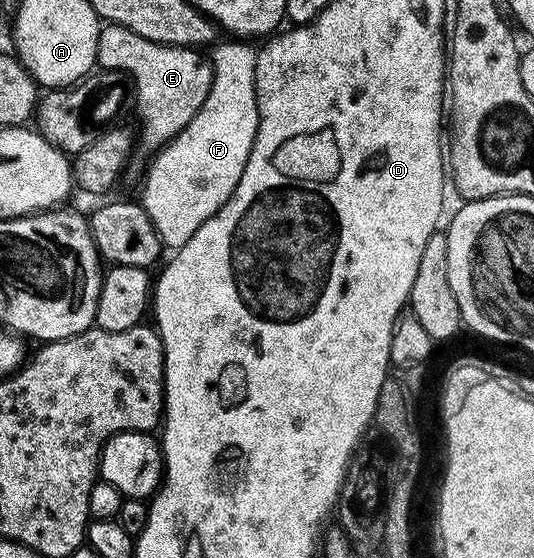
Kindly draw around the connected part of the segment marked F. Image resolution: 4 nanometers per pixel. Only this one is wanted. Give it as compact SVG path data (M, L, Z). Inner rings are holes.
M220 42L211 49L210 63L212 66L212 89L210 98L206 98L206 106L186 126L181 136L176 137L172 143L167 144L159 152L155 153L152 165L148 168L148 177L144 180L144 197L142 203L147 210L160 239L169 249L178 250L222 206L226 206L228 199L238 190L238 182L244 179L246 162L250 162L250 154L254 150L254 142L260 125L260 111L256 101L256 57L257 49L251 48L248 42L232 42L236 44L224 44Z

